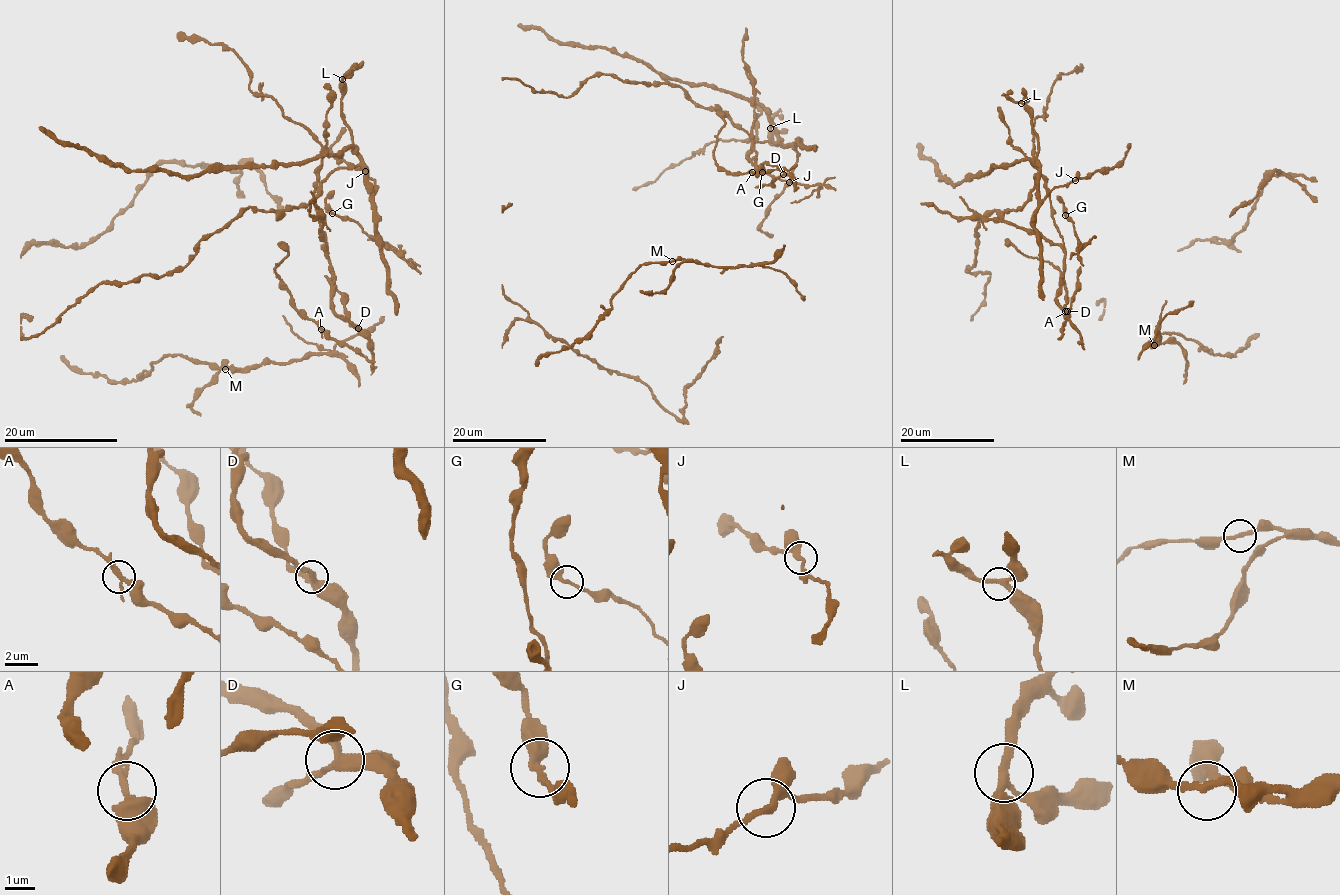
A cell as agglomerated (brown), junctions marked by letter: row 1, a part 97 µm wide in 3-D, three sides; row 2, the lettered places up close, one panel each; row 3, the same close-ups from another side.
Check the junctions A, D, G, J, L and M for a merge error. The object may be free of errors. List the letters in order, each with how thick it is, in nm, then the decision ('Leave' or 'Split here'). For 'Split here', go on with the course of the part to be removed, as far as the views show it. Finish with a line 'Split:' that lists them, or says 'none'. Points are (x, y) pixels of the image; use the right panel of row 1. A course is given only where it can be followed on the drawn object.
A: Thickness 200 nm. Leave
D: Thickness 360 nm. Leave
G: Thickness 240 nm. Leave
J: Thickness 240 nm. Leave
L: Thickness 240 nm. Leave
M: Thickness 220 nm. Leave
Split: none

